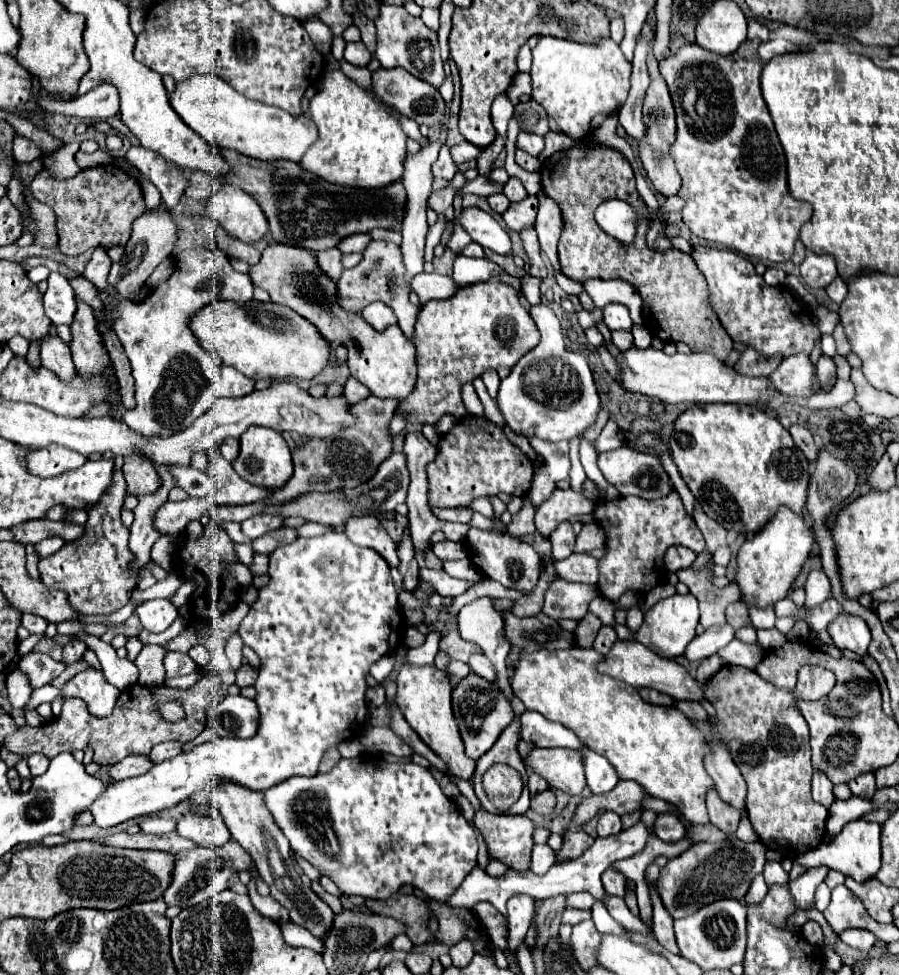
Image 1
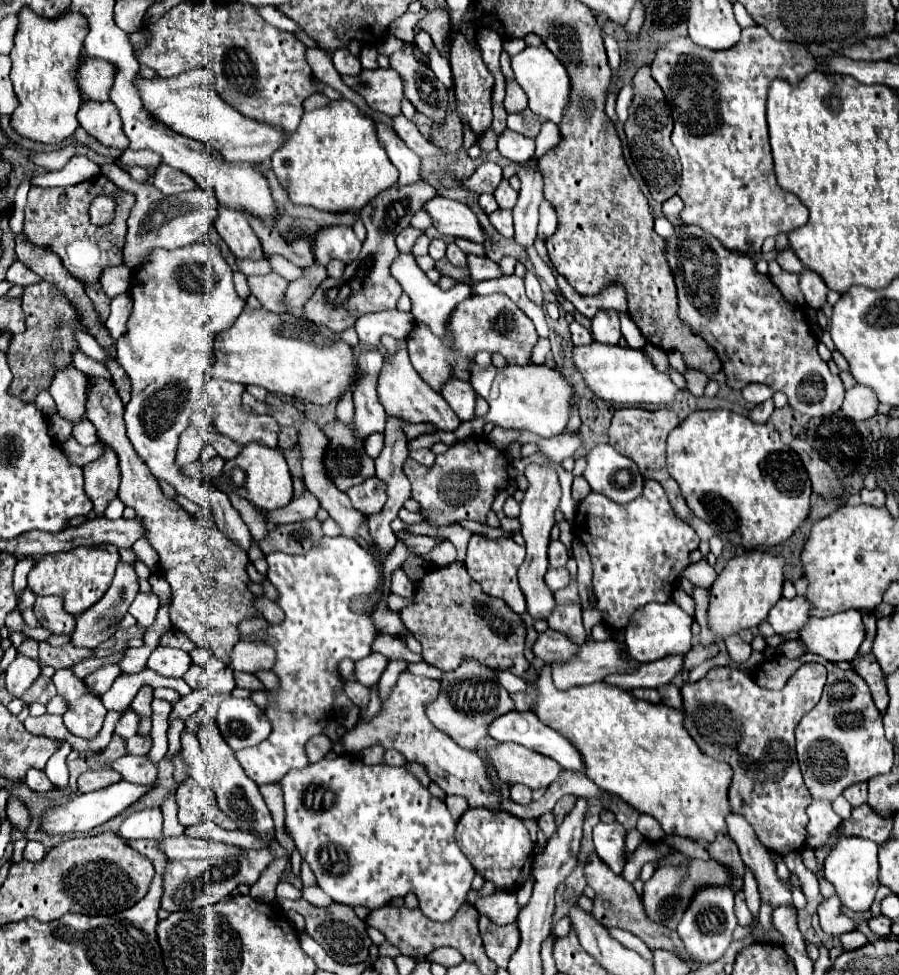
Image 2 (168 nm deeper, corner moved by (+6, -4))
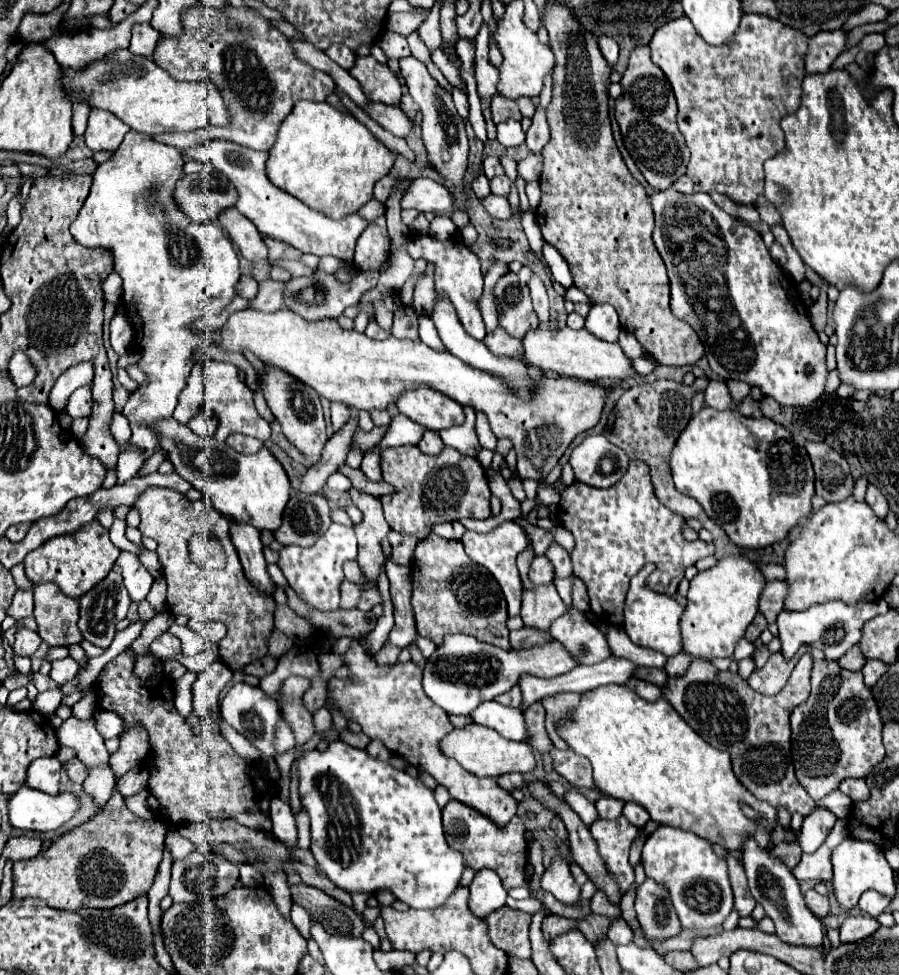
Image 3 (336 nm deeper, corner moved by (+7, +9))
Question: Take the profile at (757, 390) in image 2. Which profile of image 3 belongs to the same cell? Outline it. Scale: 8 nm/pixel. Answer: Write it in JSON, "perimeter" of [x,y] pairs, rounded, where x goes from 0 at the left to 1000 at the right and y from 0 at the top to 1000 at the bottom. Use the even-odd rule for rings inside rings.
{"perimeter":[[[812,390],[810,392],[810,400],[812,400],[812,406],[814,406],[814,412],[816,414],[823,414],[832,406],[834,396],[832,394],[825,394],[825,392],[819,392],[819,390]]]}

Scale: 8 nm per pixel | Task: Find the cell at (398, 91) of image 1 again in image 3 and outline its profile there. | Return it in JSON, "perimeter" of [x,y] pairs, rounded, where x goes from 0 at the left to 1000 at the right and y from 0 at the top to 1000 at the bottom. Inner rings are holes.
{"perimeter":[[[396,57],[396,66],[392,68],[389,76],[400,84],[403,94],[414,105],[425,105],[432,109],[445,107],[445,84],[434,74],[432,68],[425,68],[414,57]]]}

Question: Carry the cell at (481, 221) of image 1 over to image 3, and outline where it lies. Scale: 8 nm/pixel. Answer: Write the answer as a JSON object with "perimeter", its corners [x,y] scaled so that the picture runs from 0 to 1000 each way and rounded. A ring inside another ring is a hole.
{"perimeter":[[[478,183],[458,185],[454,197],[447,203],[447,213],[458,213],[465,217],[483,217],[483,219],[501,219],[505,215],[503,199]]]}

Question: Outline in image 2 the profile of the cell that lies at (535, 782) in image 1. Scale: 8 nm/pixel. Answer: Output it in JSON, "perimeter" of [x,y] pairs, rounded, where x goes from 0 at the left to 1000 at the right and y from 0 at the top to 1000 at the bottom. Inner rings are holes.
{"perimeter":[[[568,805],[568,819],[577,826],[588,826],[591,824],[593,811],[586,805]]]}

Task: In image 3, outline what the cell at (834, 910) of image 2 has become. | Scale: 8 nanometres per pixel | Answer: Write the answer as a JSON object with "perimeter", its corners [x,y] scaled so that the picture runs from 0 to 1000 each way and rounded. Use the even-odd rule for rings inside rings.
{"perimeter":[[[897,913],[897,915],[894,915],[894,925],[897,925],[899,933],[901,933],[905,939],[910,939],[910,942],[919,939],[921,933],[923,933],[921,921],[914,919],[914,917],[910,917],[908,913]]]}

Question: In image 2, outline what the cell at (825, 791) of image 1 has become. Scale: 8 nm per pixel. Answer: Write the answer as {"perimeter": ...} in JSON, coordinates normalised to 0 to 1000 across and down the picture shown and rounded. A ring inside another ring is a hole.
{"perimeter":[[[904,819],[902,826],[898,828],[898,836],[900,836],[900,869],[909,869],[913,867],[920,856],[938,842],[927,830],[924,830],[924,822],[918,819]]]}

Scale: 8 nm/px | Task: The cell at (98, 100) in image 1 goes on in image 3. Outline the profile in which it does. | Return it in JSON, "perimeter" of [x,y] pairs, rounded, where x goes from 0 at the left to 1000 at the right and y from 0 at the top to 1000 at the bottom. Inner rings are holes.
{"perimeter":[[[102,113],[96,131],[96,150],[102,156],[129,156],[142,133],[145,131],[122,115]]]}

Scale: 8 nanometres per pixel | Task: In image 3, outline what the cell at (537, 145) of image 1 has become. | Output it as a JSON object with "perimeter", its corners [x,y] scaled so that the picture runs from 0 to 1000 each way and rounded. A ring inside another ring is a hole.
{"perimeter":[[[563,123],[558,127],[554,127],[554,146],[558,150],[576,150],[585,144],[585,137],[581,135],[581,129],[576,123]]]}

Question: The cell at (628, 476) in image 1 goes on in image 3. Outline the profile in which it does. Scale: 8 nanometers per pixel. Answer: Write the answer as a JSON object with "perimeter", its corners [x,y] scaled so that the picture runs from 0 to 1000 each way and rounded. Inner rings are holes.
{"perimeter":[[[652,447],[647,455],[643,455],[634,466],[634,478],[643,494],[661,498],[661,501],[679,501],[690,492],[699,480],[699,468],[692,459],[685,459],[674,451],[674,447]]]}

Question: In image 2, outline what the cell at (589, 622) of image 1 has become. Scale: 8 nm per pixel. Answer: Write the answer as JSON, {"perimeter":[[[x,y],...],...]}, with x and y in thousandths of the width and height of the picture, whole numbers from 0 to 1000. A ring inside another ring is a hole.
{"perimeter":[[[608,645],[606,649],[600,649],[595,662],[593,662],[593,670],[597,676],[602,678],[633,678],[637,674],[642,674],[644,670],[644,662],[637,659],[628,649],[622,649],[617,645]]]}

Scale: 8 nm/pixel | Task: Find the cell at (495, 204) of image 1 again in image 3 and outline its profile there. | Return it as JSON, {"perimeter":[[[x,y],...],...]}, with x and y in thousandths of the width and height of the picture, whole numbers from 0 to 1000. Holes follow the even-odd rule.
{"perimeter":[[[534,178],[532,183],[525,185],[525,197],[532,201],[532,203],[538,203],[545,199],[545,189],[543,189],[543,183],[538,178]]]}

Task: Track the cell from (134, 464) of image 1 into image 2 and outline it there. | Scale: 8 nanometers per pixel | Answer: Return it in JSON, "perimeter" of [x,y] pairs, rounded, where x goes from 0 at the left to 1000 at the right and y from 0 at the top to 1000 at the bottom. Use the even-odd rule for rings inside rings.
{"perimeter":[[[97,385],[97,393],[99,397],[95,403],[95,430],[99,430],[108,438],[110,452],[123,458],[132,469],[132,512],[137,514],[137,518],[148,520],[152,524],[152,530],[157,530],[164,543],[161,551],[177,567],[181,592],[188,596],[192,608],[192,618],[188,625],[190,639],[221,664],[235,668],[239,674],[253,680],[259,662],[268,655],[268,651],[264,649],[264,639],[281,631],[281,621],[277,621],[277,612],[281,610],[275,604],[277,592],[273,588],[273,579],[277,575],[275,567],[270,567],[268,561],[264,561],[241,543],[239,532],[235,528],[226,532],[212,530],[208,524],[201,524],[195,514],[181,508],[177,493],[166,485],[157,469],[152,469],[139,444],[139,417],[123,389]],[[257,586],[266,586],[266,590]]]}

